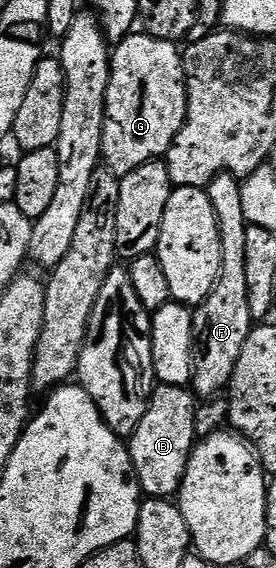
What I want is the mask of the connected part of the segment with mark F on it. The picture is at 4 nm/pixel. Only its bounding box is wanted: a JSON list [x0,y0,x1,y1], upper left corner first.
[193,174,253,400]

